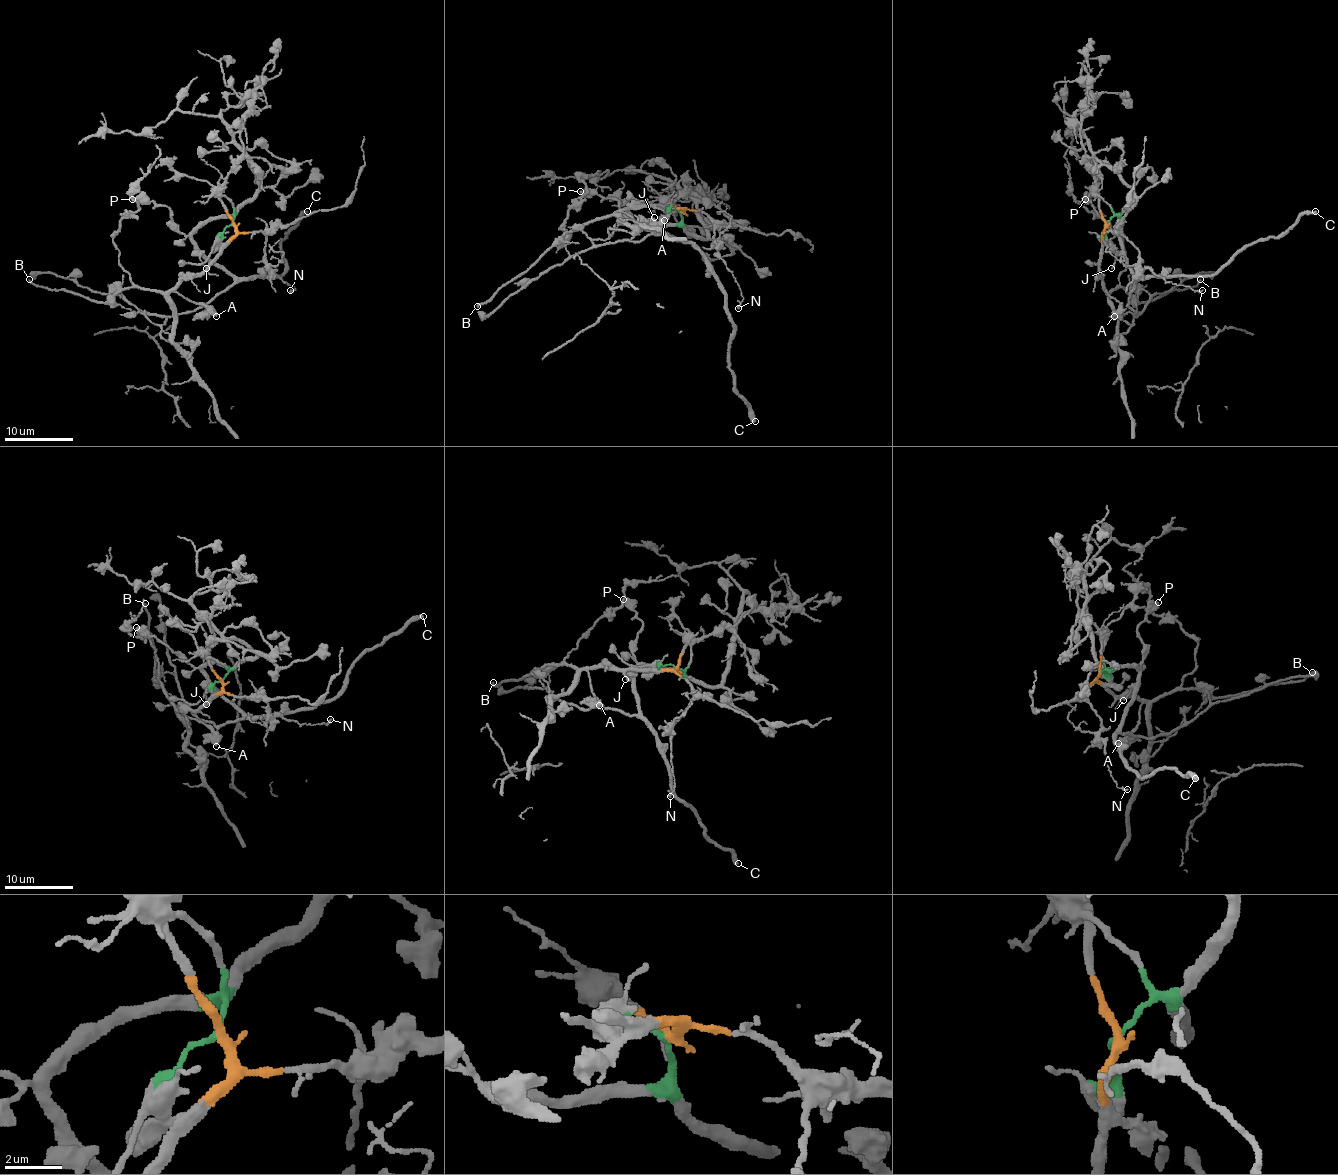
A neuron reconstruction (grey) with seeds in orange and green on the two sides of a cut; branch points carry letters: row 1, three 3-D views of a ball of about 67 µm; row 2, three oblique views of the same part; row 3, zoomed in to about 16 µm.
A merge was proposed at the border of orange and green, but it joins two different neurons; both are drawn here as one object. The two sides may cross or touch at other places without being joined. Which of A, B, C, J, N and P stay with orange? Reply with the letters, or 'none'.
A, B, N

